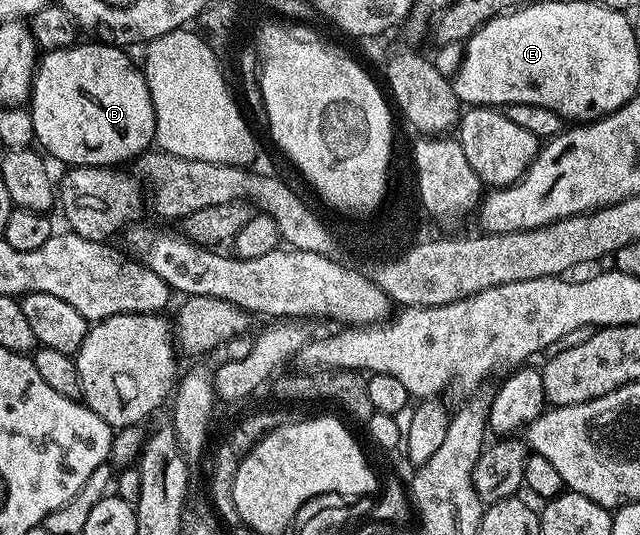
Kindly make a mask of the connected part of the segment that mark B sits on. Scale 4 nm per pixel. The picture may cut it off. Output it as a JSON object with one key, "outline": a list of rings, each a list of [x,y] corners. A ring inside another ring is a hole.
{"outline":[[[78,41],[71,46],[60,47],[55,51],[45,52],[45,54],[37,60],[34,68],[34,80],[30,84],[28,110],[32,119],[32,129],[34,130],[37,146],[41,148],[51,160],[53,160],[52,158],[59,159],[62,165],[72,167],[114,167],[115,165],[125,164],[122,163],[125,159],[131,158],[130,160],[133,160],[154,143],[154,106],[152,105],[152,97],[148,93],[148,85],[146,84],[146,76],[143,68],[139,66],[139,64],[137,67],[137,65],[122,52],[125,50],[123,50],[121,46],[109,41],[90,42],[94,43],[81,43],[81,41]]]}

